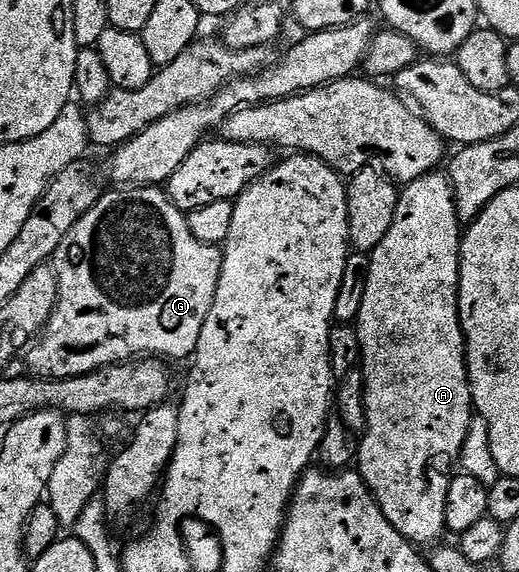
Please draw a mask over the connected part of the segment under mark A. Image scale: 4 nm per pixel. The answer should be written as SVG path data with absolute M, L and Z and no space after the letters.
M435 170L415 181L404 184L399 191L391 229L387 229L387 237L383 237L383 241L379 241L379 245L369 255L371 277L367 277L367 293L363 293L363 309L359 309L359 317L355 324L361 346L359 370L365 376L365 435L361 438L361 448L357 451L355 467L361 480L368 485L369 492L379 505L383 517L387 517L387 521L391 521L393 528L414 545L436 544L440 540L437 538L443 533L446 534L447 489L450 478L461 458L468 427L475 416L473 394L469 388L469 364L465 361L465 334L461 328L461 314L457 304L459 281L461 280L462 234L463 224L457 215L457 203L453 200L453 184L450 183L448 174Z

